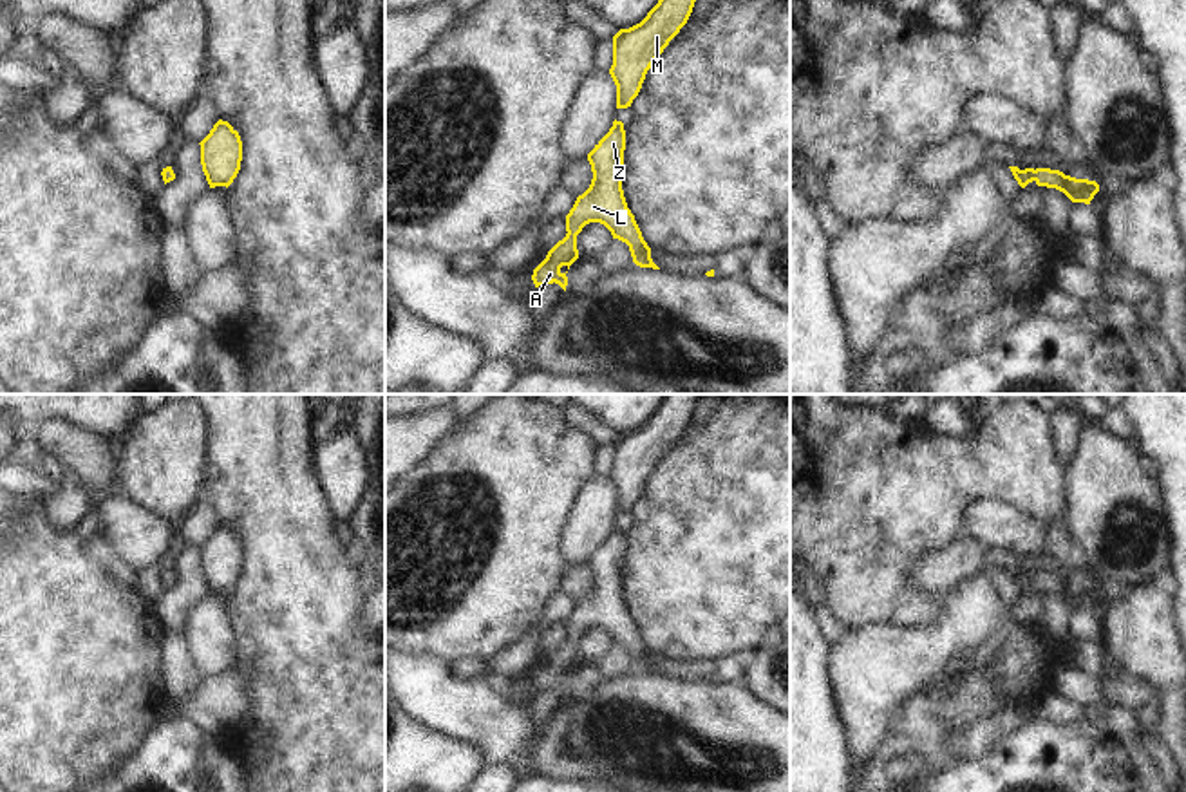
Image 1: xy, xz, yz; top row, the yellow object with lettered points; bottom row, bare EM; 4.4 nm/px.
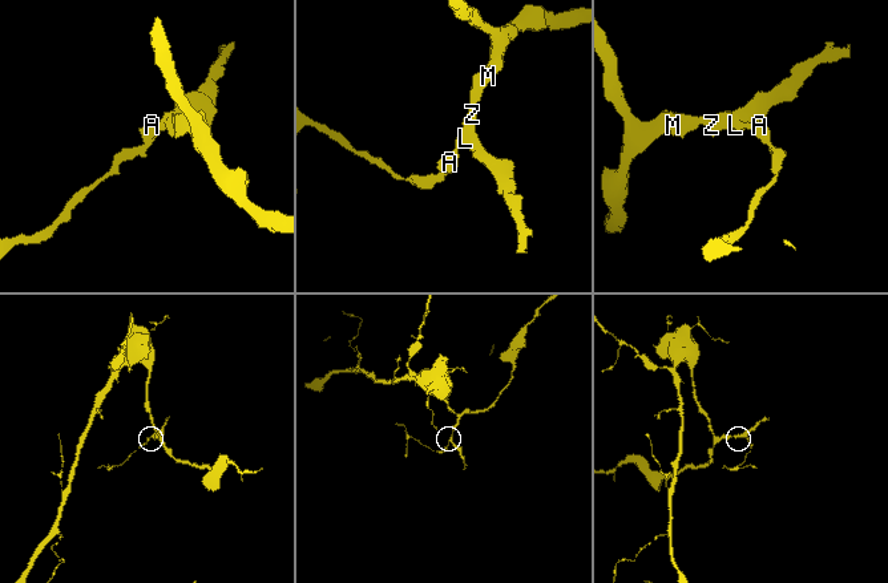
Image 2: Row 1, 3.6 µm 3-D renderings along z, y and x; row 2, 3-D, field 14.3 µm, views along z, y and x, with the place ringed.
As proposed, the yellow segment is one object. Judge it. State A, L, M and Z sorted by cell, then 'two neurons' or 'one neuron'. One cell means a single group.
A L M Z | one neuron

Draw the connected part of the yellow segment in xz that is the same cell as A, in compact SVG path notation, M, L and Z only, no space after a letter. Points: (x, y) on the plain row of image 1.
M613 526L609 537L588 559L593 584L589 593L577 602L573 613L566 620L566 642L559 646L546 664L533 674L532 685L535 693L544 689L559 689L564 696L568 691L562 671L569 671L579 664L577 640L589 627L604 629L613 644L629 651L633 667L640 673L660 674L651 664L651 653L642 642L635 620L627 613L622 595L622 570L626 555L626 535L622 526Z

